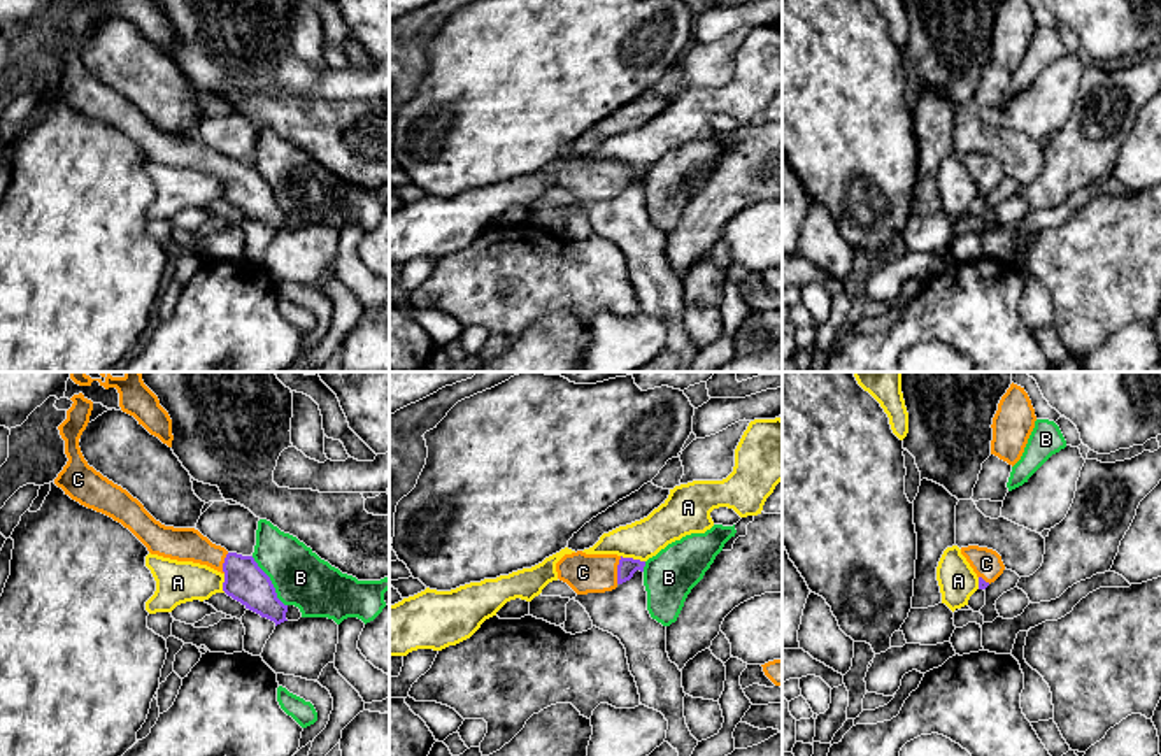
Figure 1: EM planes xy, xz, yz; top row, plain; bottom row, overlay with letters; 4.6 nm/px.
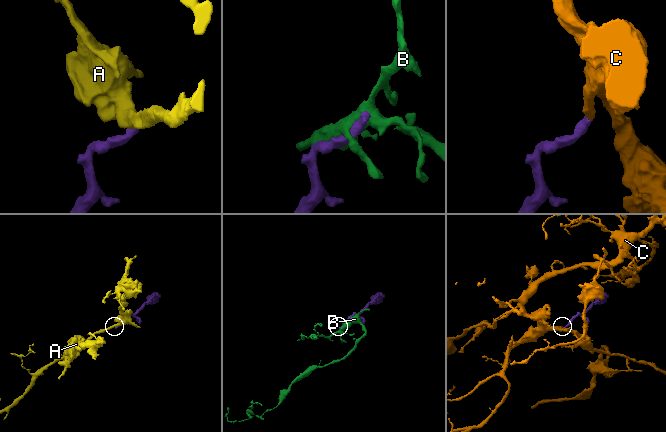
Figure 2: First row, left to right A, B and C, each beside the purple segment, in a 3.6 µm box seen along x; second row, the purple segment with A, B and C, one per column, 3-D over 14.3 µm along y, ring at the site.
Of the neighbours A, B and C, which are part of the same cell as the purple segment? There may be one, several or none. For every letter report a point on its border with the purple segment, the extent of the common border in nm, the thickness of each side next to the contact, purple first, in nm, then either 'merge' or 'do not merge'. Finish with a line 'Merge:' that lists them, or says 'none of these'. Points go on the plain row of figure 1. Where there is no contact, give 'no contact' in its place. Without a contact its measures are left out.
A: meets purple in xz at (632, 165); contact 120 nm long; 90 nm thick on the purple side, 180 nm on the other; do not merge
B: meets purple in xy at (270, 188); contact 280 nm long; 190 nm thick on the purple side, 260 nm on the other; do not merge
C: meets purple in xz at (618, 178); contact 130 nm long; 90 nm thick on the purple side, 180 nm on the other; merge
Merge: C

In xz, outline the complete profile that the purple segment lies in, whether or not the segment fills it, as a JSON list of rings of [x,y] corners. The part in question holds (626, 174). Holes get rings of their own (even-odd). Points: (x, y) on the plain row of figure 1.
[[[565,161],[556,170],[558,186],[577,202],[605,200],[630,188],[637,177],[644,179],[645,168],[617,161]]]

